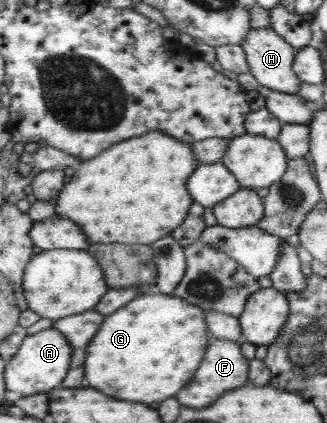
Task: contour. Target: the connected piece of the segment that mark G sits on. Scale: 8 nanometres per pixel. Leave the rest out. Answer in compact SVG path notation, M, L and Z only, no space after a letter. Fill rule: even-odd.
M141 294L106 315L99 332L86 346L85 384L120 400L162 402L188 384L204 360L209 339L204 311L199 306L173 294Z

